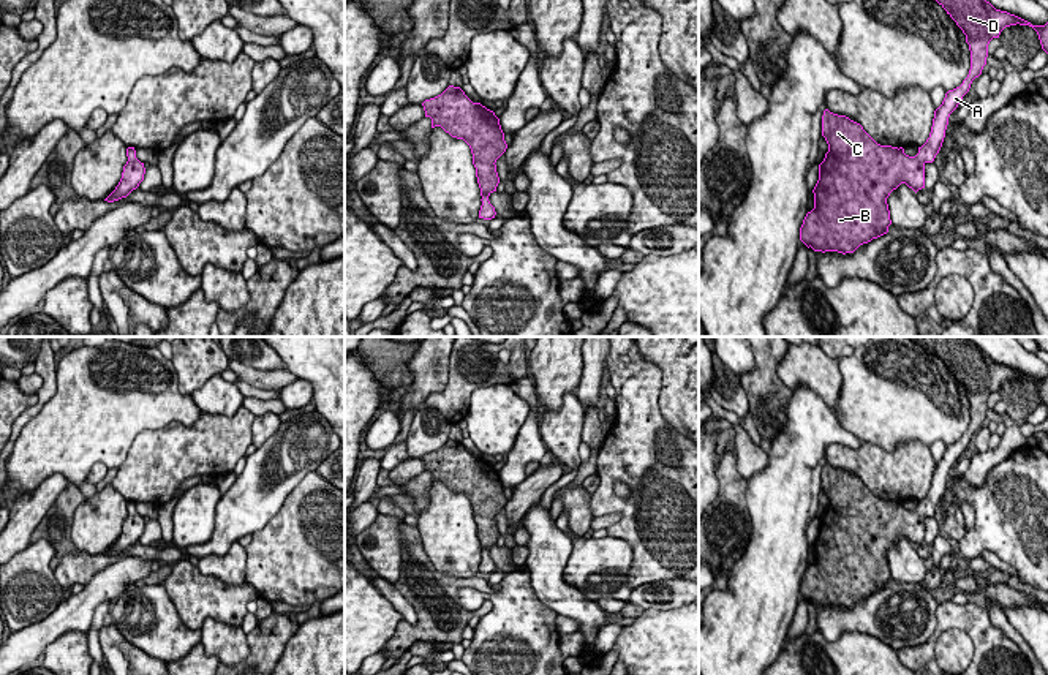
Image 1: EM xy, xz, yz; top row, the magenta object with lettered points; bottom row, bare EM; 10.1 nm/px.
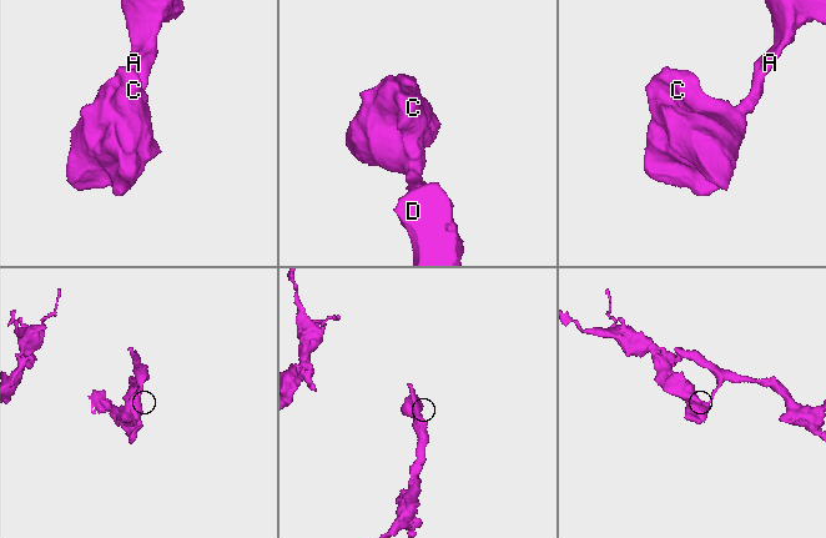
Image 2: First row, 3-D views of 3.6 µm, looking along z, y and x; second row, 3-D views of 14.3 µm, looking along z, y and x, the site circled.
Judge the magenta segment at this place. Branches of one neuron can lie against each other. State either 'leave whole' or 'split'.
leave whole

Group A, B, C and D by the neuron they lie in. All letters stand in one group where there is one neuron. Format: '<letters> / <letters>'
A B C D

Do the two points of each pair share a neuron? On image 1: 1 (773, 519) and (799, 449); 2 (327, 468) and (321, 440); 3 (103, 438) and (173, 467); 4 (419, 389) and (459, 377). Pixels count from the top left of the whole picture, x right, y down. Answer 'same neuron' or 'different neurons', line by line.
1: same neuron
2: different neurons
3: different neurons
4: different neurons

